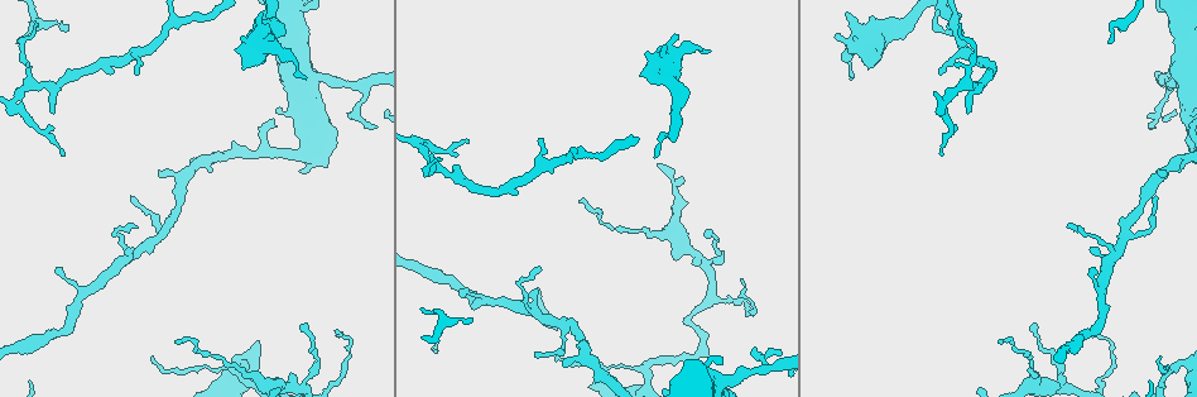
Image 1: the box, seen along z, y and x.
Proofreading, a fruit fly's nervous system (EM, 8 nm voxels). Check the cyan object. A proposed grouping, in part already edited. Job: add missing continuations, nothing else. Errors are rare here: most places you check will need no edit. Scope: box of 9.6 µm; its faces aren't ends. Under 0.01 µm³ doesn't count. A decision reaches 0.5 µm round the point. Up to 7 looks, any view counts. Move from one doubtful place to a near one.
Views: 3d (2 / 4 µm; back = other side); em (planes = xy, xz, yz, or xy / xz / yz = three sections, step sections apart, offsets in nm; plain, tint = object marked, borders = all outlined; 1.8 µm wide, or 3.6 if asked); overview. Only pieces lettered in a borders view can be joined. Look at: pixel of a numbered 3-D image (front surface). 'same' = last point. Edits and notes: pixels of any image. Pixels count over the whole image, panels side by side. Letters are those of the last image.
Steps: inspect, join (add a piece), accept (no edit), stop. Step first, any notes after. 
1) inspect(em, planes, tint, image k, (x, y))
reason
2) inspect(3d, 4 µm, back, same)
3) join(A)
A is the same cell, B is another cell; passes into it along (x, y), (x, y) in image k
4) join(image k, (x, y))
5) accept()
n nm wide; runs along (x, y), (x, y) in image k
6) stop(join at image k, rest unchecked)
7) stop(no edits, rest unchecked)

inspect(em, planes, borders, image 1, (1109, 41))
an open end

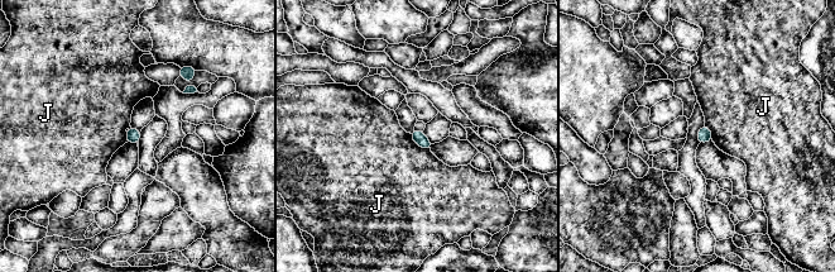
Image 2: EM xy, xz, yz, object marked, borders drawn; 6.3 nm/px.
accept()
80 nm wide; J is another cell; border along (408, 133), (417, 144), (430, 151) in image 2; none of them fits

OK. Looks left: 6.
inspect(3d, 4 µm, image 1, (16, 104))

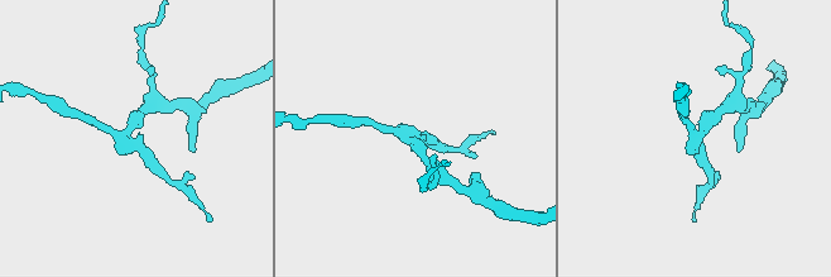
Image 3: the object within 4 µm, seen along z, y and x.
inspect(em, yz, step 16, tint, image 3, (411, 134))

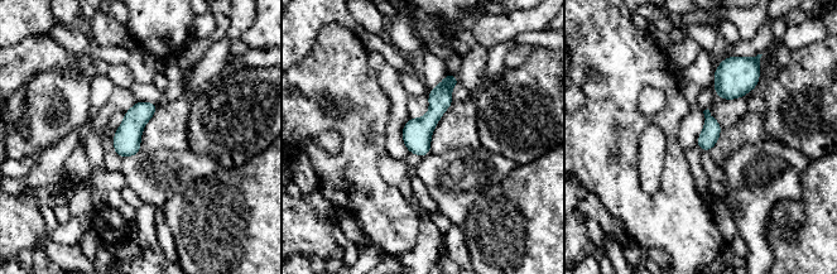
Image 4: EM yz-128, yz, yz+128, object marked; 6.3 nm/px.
inspect(em, xz, step 4, borders, same)

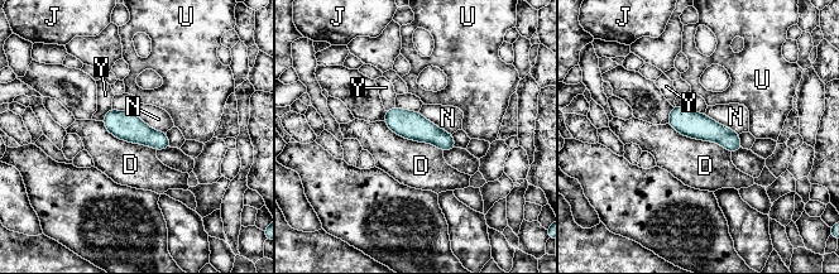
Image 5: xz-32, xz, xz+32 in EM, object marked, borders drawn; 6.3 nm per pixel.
accept()
D, J, N, U and Y are other cells; runs along (675, 109), (690, 124), (738, 145) in image 5; no lettered piece goes on from it

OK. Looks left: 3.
inspect(3d, 4 µm, back, image 1, (270, 35))
free end

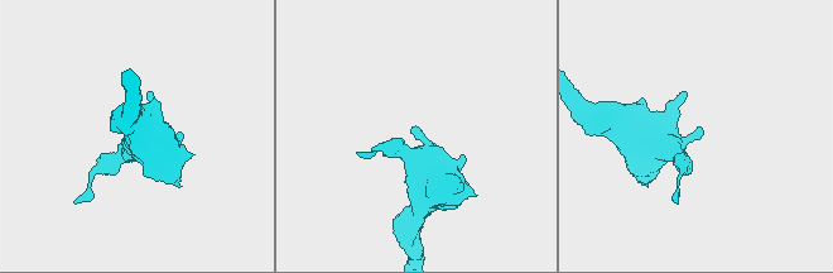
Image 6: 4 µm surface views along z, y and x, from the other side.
inspect(em, planes, borders, image 6, (415, 127))

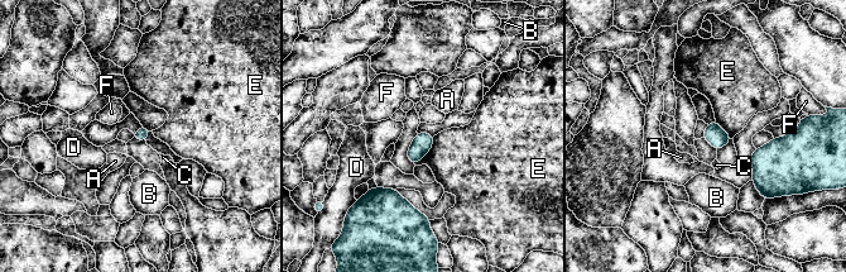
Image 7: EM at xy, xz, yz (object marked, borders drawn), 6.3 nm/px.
accept()
E touches over 240 nm; A, B, C, D, E and F are other cells; border along (434, 136), (432, 147), (414, 165) in image 7; none of them fits

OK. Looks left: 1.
stop(no edits, rest unchecked)

